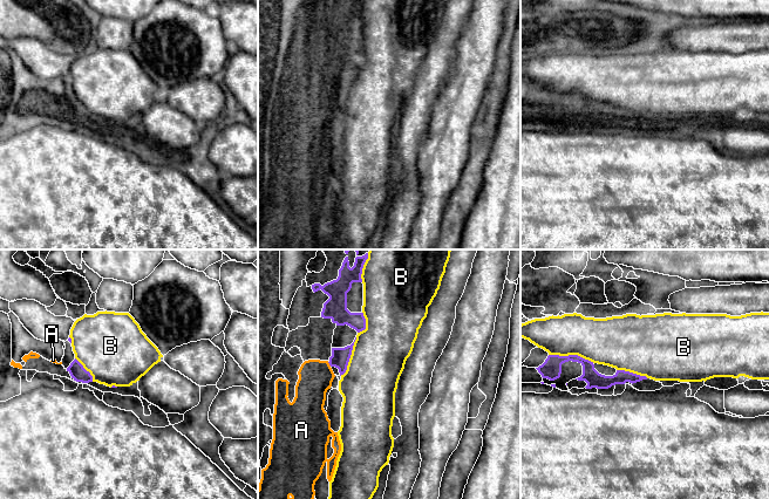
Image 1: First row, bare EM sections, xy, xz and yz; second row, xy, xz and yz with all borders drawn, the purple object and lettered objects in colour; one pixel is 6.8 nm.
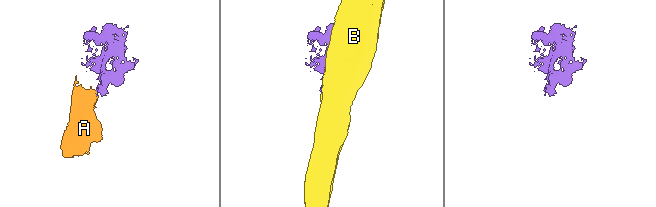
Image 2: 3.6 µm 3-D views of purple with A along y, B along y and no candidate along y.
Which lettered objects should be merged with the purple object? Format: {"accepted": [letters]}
{"accepted": ["A"]}

